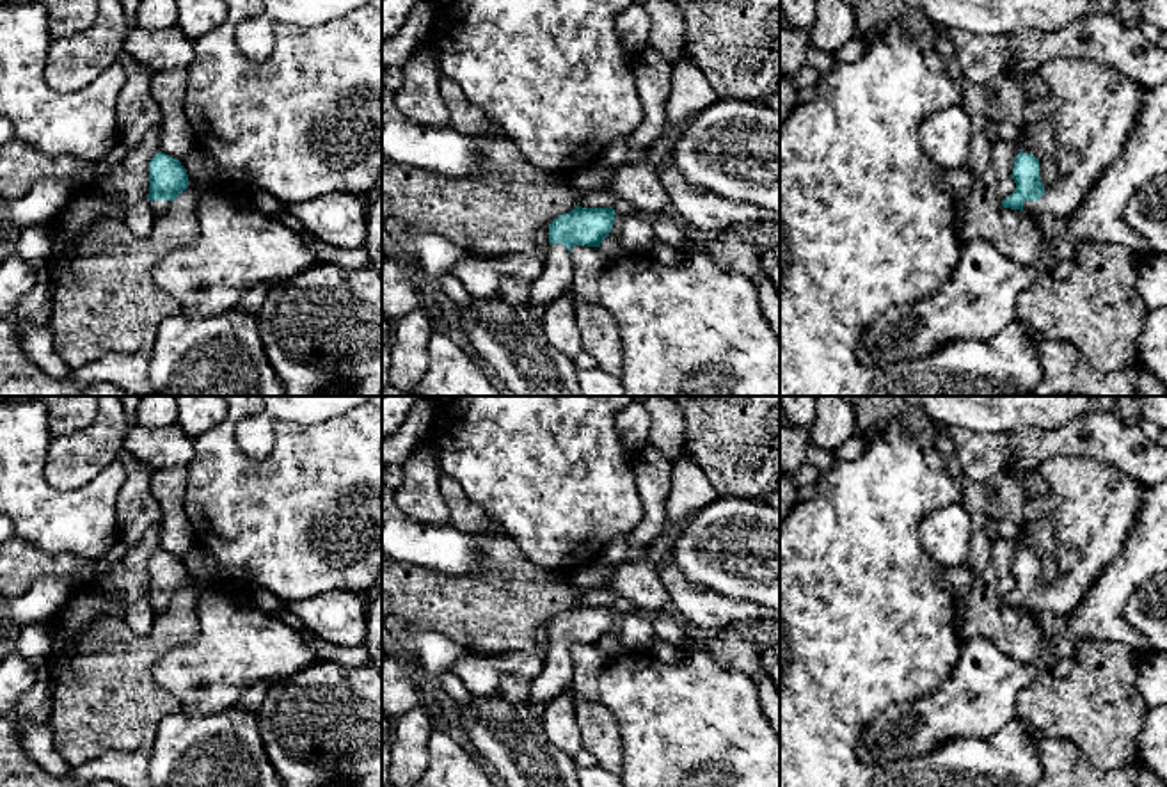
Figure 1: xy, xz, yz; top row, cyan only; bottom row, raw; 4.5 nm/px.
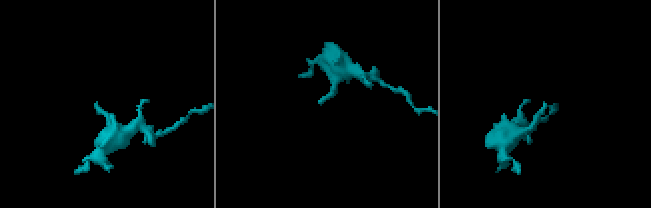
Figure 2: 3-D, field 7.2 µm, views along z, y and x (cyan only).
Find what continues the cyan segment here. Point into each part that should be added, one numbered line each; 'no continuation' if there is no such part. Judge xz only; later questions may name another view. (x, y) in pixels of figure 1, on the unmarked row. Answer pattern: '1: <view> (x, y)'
1: xz (556, 675)

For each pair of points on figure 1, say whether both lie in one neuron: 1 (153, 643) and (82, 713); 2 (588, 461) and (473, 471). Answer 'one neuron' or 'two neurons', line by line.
1: one neuron
2: one neuron

